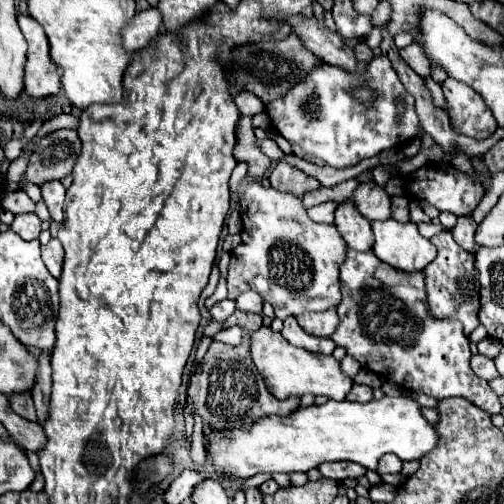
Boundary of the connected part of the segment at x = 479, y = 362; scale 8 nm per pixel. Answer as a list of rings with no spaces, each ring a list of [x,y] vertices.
[[[481,354],[471,356],[471,370],[473,370],[479,378],[483,378],[483,380],[491,380],[491,378],[497,378],[497,376],[499,376],[499,372],[495,370],[493,360],[487,358],[487,356],[481,356]]]

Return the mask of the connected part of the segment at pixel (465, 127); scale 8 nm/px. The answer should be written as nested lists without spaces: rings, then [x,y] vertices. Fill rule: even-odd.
[[[447,78],[441,86],[447,100],[445,112],[457,134],[483,140],[497,130],[497,120],[473,88],[465,86],[465,82],[459,82],[455,78]]]

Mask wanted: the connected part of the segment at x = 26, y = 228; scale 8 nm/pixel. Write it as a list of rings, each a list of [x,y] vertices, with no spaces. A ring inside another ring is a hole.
[[[33,212],[17,214],[11,224],[11,230],[17,232],[23,240],[35,240],[41,234],[41,220]]]

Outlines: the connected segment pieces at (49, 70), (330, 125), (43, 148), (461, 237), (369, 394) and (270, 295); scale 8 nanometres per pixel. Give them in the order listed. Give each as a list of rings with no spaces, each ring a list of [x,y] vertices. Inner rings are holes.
[[[27,14],[19,16],[19,28],[29,44],[27,64],[25,64],[25,92],[31,98],[57,96],[61,90],[61,68],[53,66],[49,60],[49,44],[41,24],[37,24]]]
[[[377,54],[369,62],[369,70],[363,73],[345,72],[337,66],[317,66],[301,84],[291,88],[283,98],[267,106],[267,114],[277,132],[291,142],[295,156],[331,168],[347,168],[363,158],[377,156],[379,152],[397,144],[407,144],[417,128],[419,120],[415,114],[415,100],[401,84],[387,56]],[[367,84],[375,92],[374,102],[361,102],[351,96],[349,90]],[[395,98],[403,98],[407,112],[401,122],[395,114]]]
[[[77,130],[51,132],[35,146],[23,178],[17,184],[7,182],[7,188],[19,190],[23,180],[37,184],[37,186],[49,180],[61,180],[63,176],[71,174],[79,152],[81,152],[81,142],[77,136]]]
[[[459,216],[459,218],[457,218],[457,226],[451,230],[451,234],[453,234],[455,242],[457,242],[463,250],[475,252],[475,250],[477,250],[477,244],[475,244],[475,240],[473,240],[475,230],[477,230],[477,224],[475,224],[473,218],[469,218],[469,216]]]
[[[353,384],[351,392],[345,396],[345,400],[351,400],[351,402],[371,402],[373,400],[373,390],[369,386]]]
[[[249,180],[245,184],[245,192],[241,198],[241,222],[243,242],[231,252],[227,274],[229,300],[235,300],[239,294],[247,290],[253,290],[273,306],[275,316],[281,320],[285,320],[287,316],[297,316],[301,312],[323,312],[339,306],[339,266],[343,264],[347,252],[345,240],[341,240],[341,234],[335,232],[331,224],[317,224],[309,220],[307,210],[301,206],[301,198],[277,192],[275,188],[263,188],[259,182]]]

